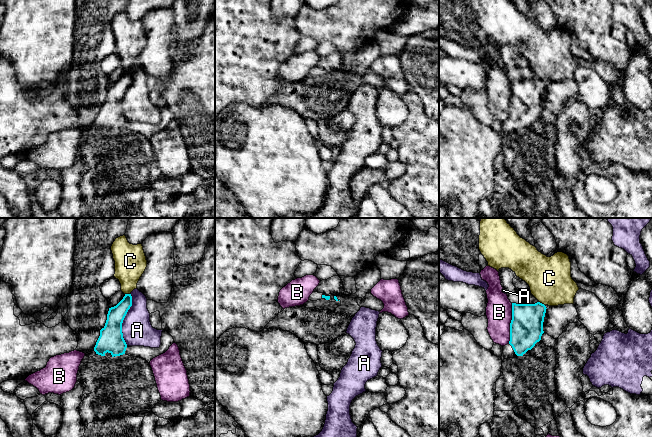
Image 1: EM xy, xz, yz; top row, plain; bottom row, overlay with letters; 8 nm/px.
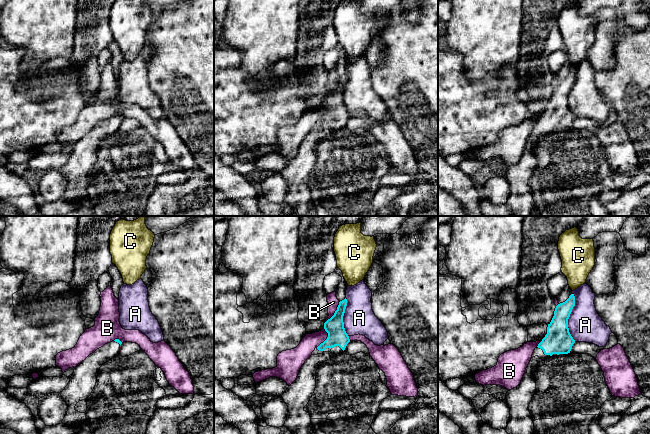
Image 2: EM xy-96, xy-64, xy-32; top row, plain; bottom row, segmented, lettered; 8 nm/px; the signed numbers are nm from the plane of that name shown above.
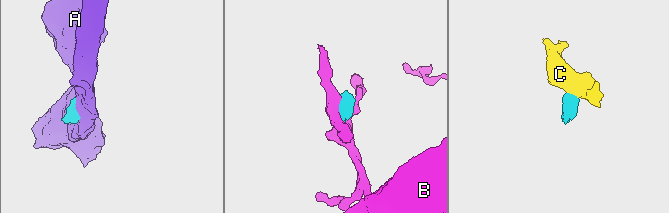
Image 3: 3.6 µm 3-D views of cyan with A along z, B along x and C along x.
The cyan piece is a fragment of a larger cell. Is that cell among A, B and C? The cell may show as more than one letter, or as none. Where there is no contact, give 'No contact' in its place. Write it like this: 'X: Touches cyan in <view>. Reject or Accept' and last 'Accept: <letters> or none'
A: Touches cyan in xy. Reject
B: Touches cyan in yz. Reject
C: Touches cyan in yz. Reject
Accept: none

